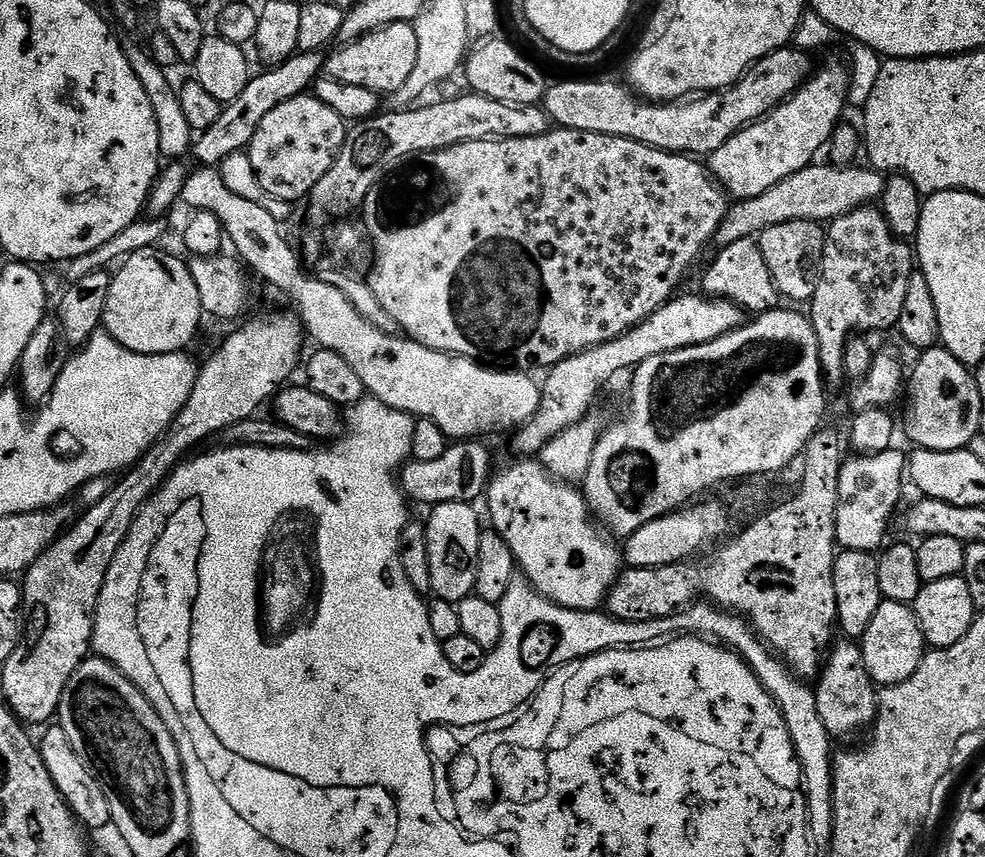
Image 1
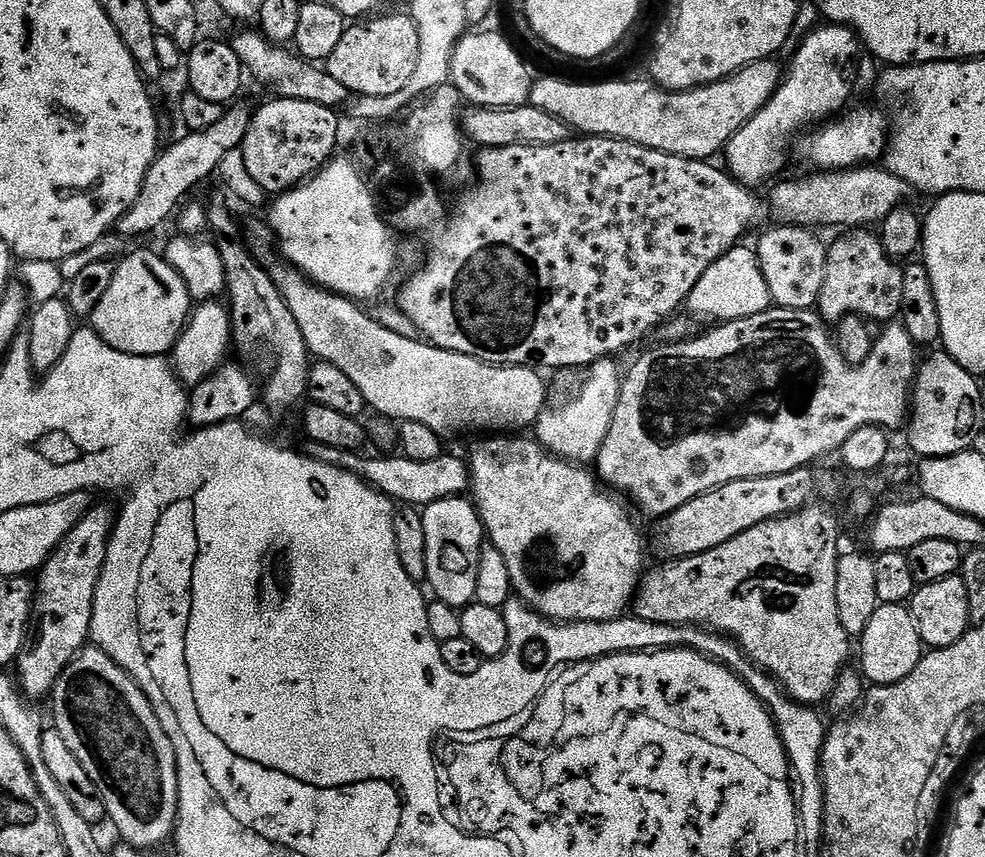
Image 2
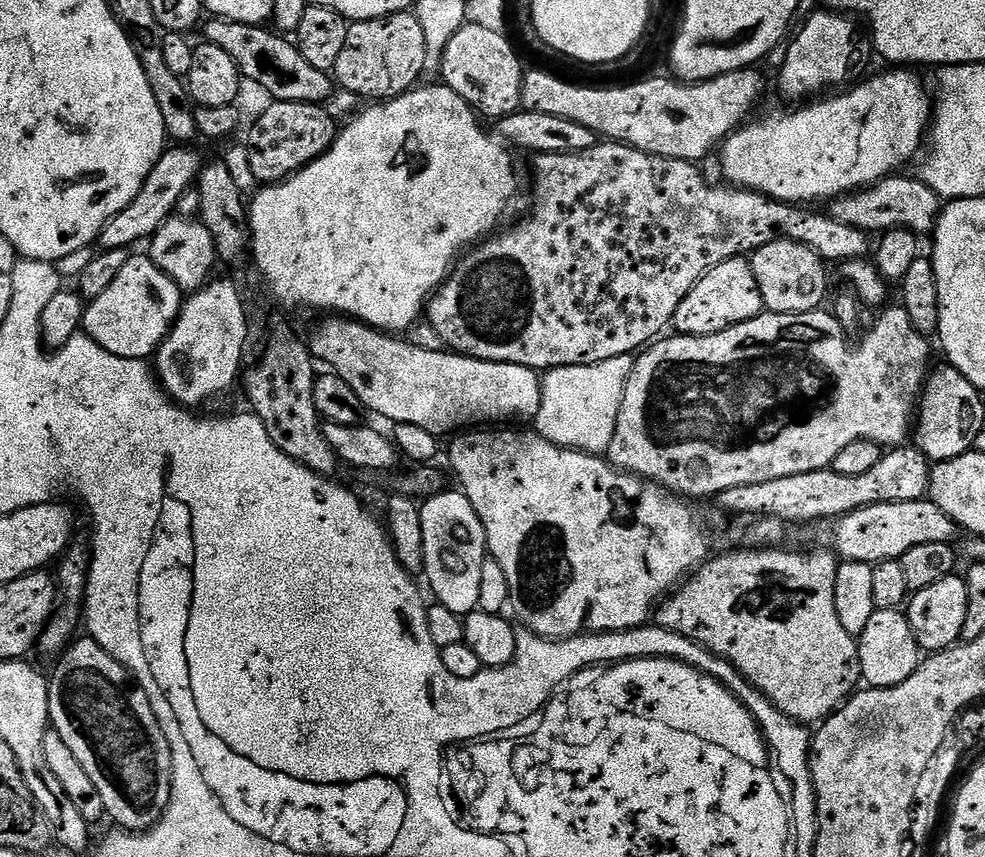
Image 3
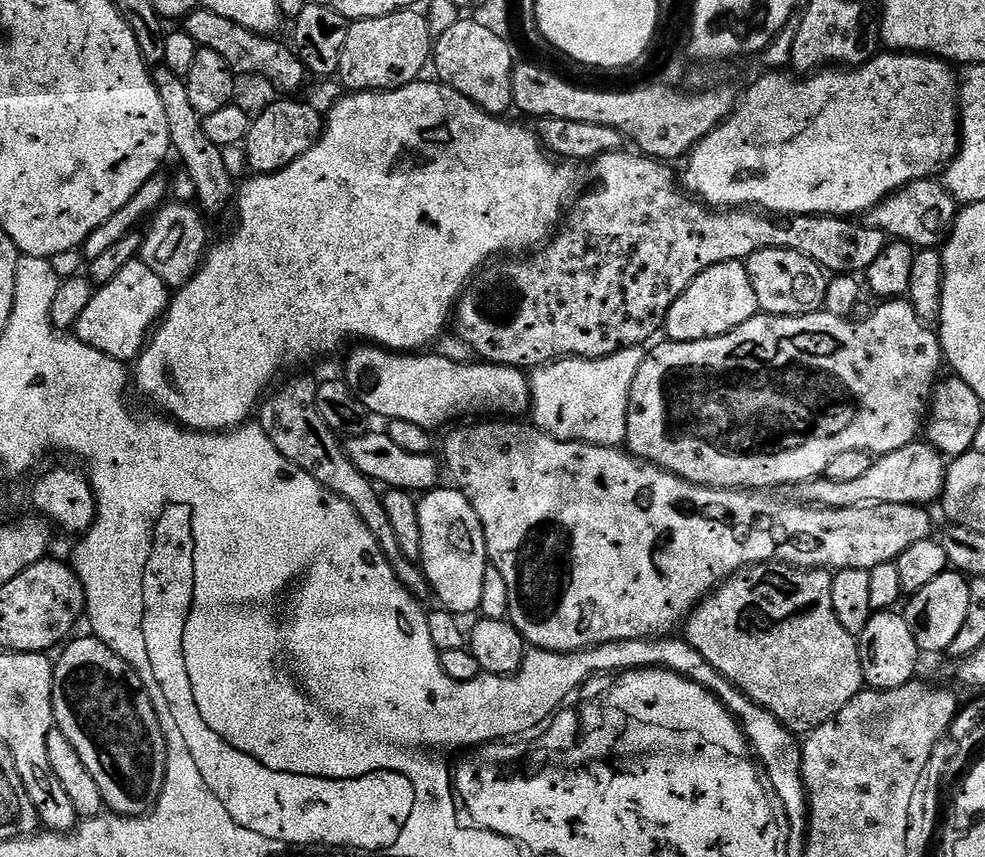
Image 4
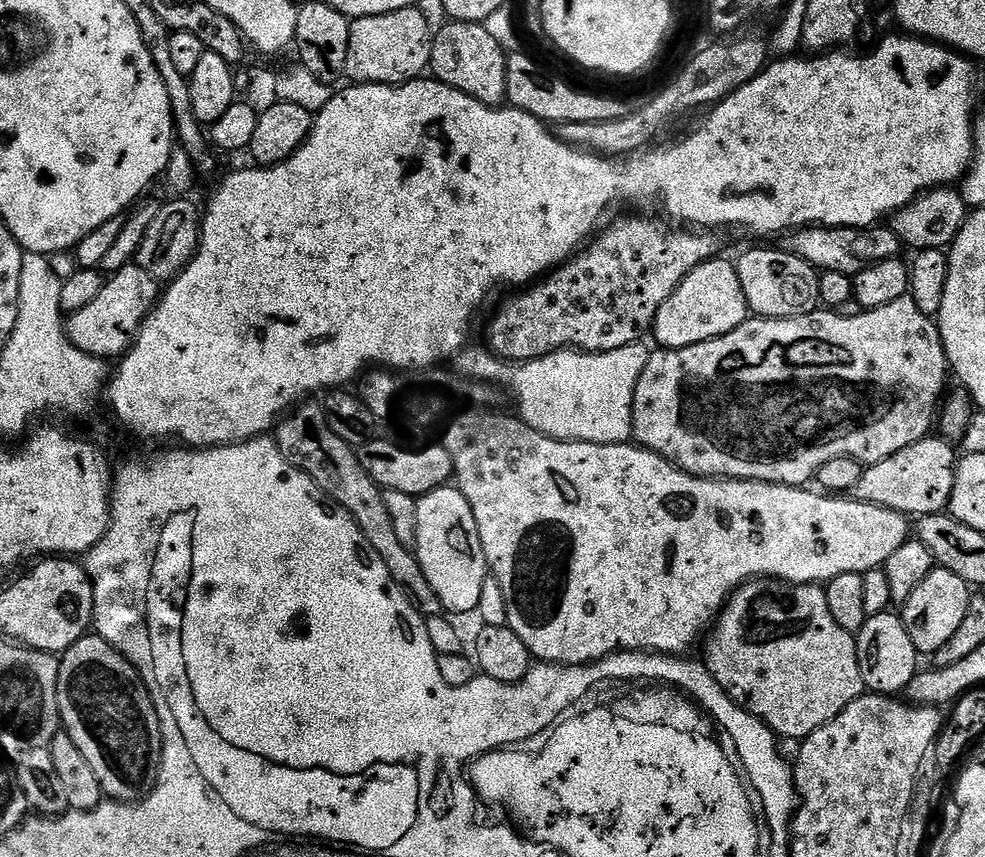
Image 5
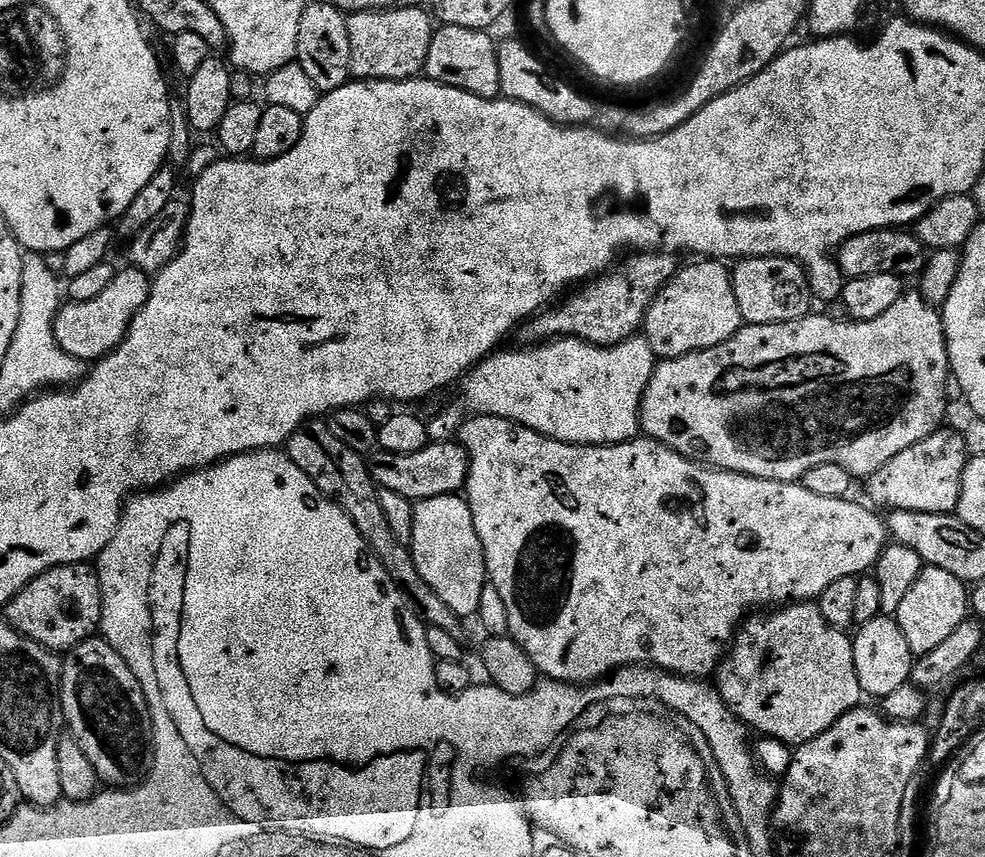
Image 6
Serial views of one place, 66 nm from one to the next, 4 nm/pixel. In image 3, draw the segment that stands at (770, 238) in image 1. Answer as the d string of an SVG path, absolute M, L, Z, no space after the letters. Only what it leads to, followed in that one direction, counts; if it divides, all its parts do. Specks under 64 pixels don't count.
M771 240L766 246L751 253L752 269L754 270L754 282L758 282L758 290L764 299L764 307L769 312L778 314L802 314L814 312L821 307L824 295L828 292L828 272L825 261L810 246L799 244L793 240Z

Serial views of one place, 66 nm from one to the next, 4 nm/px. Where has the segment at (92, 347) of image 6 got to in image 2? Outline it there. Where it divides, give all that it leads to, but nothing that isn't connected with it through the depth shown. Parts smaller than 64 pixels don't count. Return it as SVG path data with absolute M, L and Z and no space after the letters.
M159 251L131 252L116 264L114 282L102 294L102 302L94 306L91 331L122 354L167 357L190 319L193 298L186 290L186 282Z

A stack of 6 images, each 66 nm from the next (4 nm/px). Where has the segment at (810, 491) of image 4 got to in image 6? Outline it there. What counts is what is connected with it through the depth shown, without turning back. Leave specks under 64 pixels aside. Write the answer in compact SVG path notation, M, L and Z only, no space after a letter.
M948 426L941 427L940 431L922 438L922 442L914 442L910 450L894 454L886 466L867 477L868 496L880 510L910 510L939 516L955 513L962 490L962 474L969 459L963 435L959 431L951 432Z

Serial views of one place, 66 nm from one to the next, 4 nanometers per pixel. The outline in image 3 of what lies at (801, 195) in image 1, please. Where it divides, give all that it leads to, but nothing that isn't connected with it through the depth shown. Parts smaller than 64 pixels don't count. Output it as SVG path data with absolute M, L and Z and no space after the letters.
M893 174L870 188L835 197L830 204L830 215L846 226L854 226L869 234L883 234L891 228L909 228L917 234L935 233L942 211L940 196L934 194L934 190L930 190L930 186L923 184L920 179L912 177L911 180L904 175Z

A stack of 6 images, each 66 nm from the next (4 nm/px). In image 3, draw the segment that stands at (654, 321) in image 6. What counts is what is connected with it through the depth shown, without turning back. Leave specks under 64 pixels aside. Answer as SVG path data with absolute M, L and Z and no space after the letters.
M735 256L711 268L696 283L694 290L682 298L676 311L674 328L681 336L709 336L752 320L764 311L764 299L758 290L758 282L754 282L751 259Z

